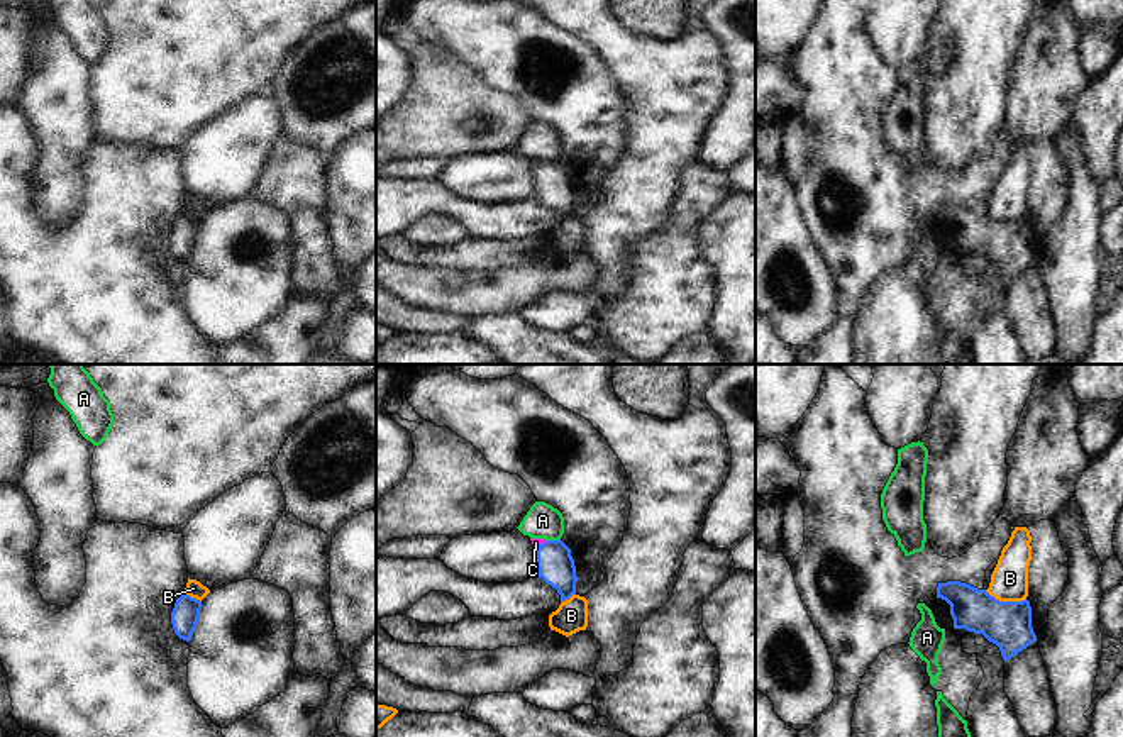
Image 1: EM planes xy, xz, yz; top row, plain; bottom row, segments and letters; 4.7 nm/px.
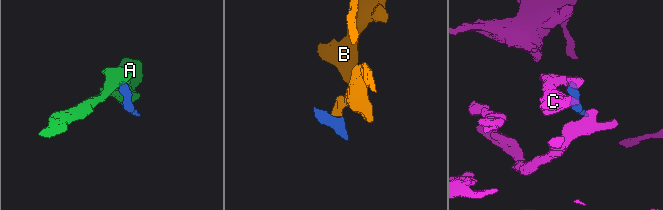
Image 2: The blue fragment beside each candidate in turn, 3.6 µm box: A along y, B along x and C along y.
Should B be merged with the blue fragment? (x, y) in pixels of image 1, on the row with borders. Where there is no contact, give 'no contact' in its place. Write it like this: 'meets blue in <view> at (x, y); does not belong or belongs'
meets blue in yz at (1005, 602); does not belong

